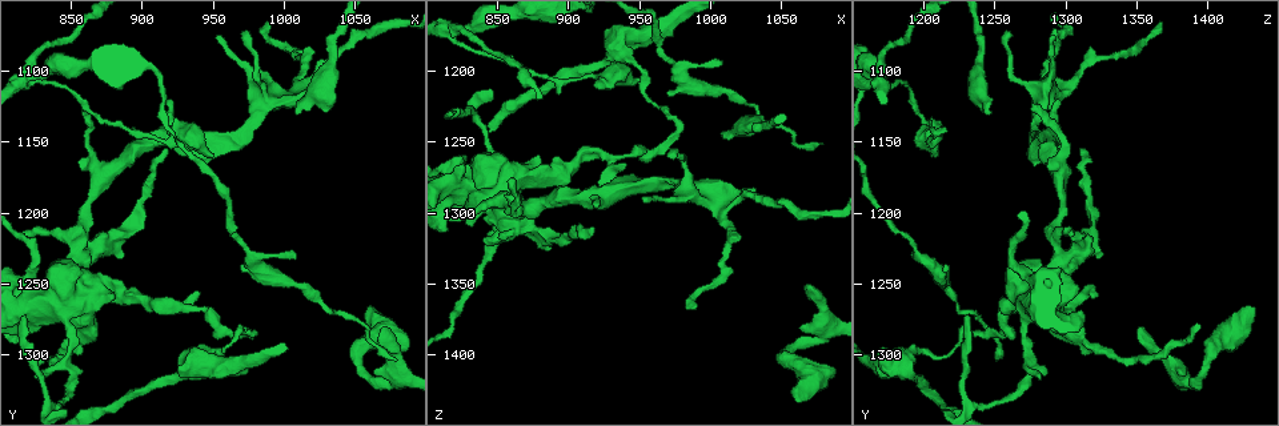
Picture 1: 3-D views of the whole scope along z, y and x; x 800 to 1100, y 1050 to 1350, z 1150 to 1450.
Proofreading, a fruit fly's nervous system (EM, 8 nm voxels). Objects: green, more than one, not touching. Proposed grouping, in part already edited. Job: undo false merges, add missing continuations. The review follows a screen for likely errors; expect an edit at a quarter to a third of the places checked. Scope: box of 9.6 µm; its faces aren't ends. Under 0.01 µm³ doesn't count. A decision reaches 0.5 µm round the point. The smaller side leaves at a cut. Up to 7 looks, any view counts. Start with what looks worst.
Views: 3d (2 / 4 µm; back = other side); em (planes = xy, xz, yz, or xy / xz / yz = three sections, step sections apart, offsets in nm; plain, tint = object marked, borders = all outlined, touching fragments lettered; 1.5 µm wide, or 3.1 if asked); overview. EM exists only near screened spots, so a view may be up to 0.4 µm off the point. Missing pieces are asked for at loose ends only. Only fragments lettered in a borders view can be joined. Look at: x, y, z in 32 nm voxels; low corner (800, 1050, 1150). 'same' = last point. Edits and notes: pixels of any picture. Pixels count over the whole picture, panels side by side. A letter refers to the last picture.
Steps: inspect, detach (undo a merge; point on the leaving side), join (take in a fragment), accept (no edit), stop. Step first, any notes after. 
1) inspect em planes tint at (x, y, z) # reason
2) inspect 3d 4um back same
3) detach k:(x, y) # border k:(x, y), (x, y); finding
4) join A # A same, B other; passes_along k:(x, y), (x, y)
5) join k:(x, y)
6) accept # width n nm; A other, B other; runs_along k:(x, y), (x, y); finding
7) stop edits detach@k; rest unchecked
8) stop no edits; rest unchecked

inspect em planes borders at (1028, 1130, 1242) # free end

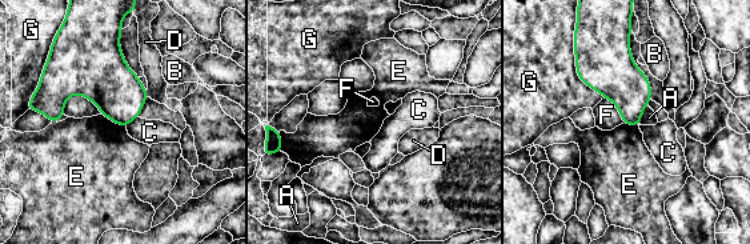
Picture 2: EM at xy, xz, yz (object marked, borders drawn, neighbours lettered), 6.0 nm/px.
accept # A other, B other, C other, D other, E other, F other, G other; border 2:(101, 114), (125, 127); no lettered fragment goes on from it

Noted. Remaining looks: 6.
inspect em xy step 4 borders at (940, 1254, 1266) # free end

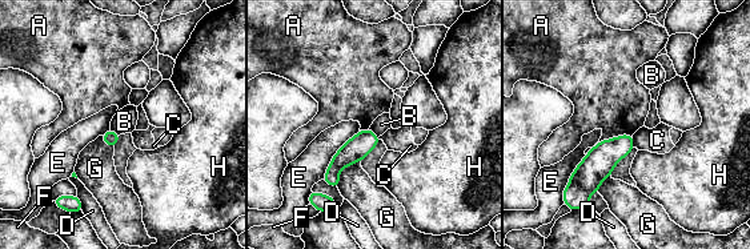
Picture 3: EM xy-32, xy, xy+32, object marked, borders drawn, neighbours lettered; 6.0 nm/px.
inspect em planes borders same # cut it another way

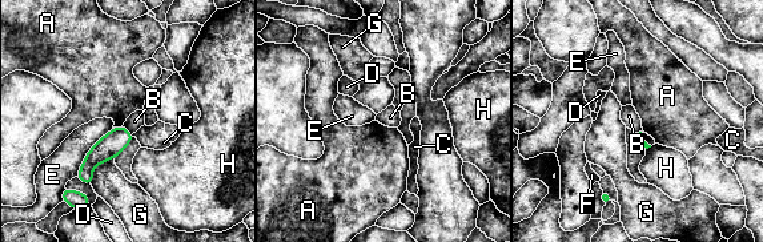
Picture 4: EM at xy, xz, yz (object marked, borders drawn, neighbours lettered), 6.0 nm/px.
accept # longest_contact E 380 nm; A other, B other, C other, D other, E other, F other, G other, H other; border 4:(121, 125), (113, 128); none of them fits

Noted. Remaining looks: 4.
inspect 3d 2um at (1006, 1232, 1196) # free end

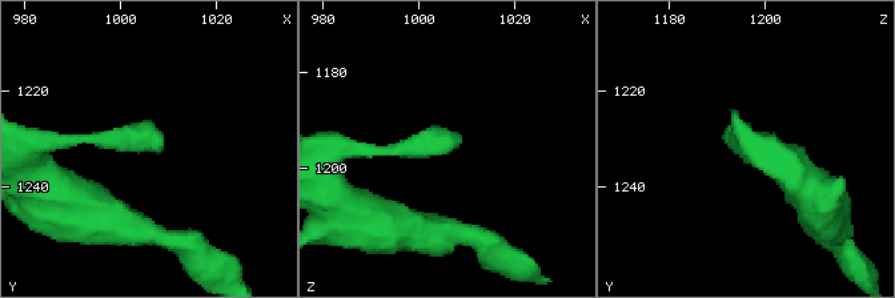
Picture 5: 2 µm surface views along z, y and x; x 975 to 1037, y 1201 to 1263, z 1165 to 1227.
inspect em xz step 8 tint at (1008, 1230, 1195) # need the tissue

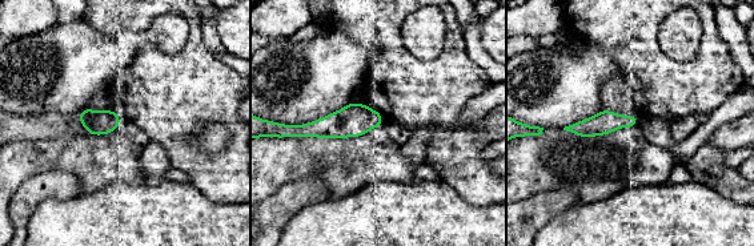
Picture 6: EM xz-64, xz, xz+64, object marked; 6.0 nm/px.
inspect em planes borders same

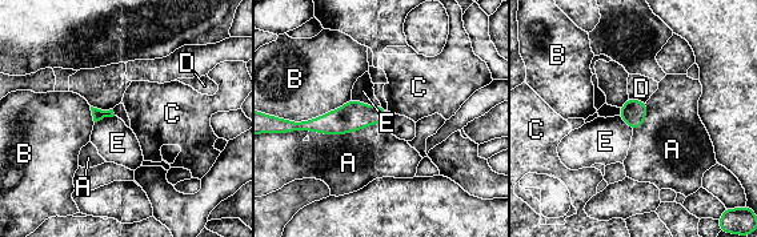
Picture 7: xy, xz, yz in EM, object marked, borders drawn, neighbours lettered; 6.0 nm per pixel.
accept # A other, B other, C other, D other, E other; border 7:(383, 121), (340, 135), (289, 132); none of them fits

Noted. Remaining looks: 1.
stop no edits; rest unchecked

